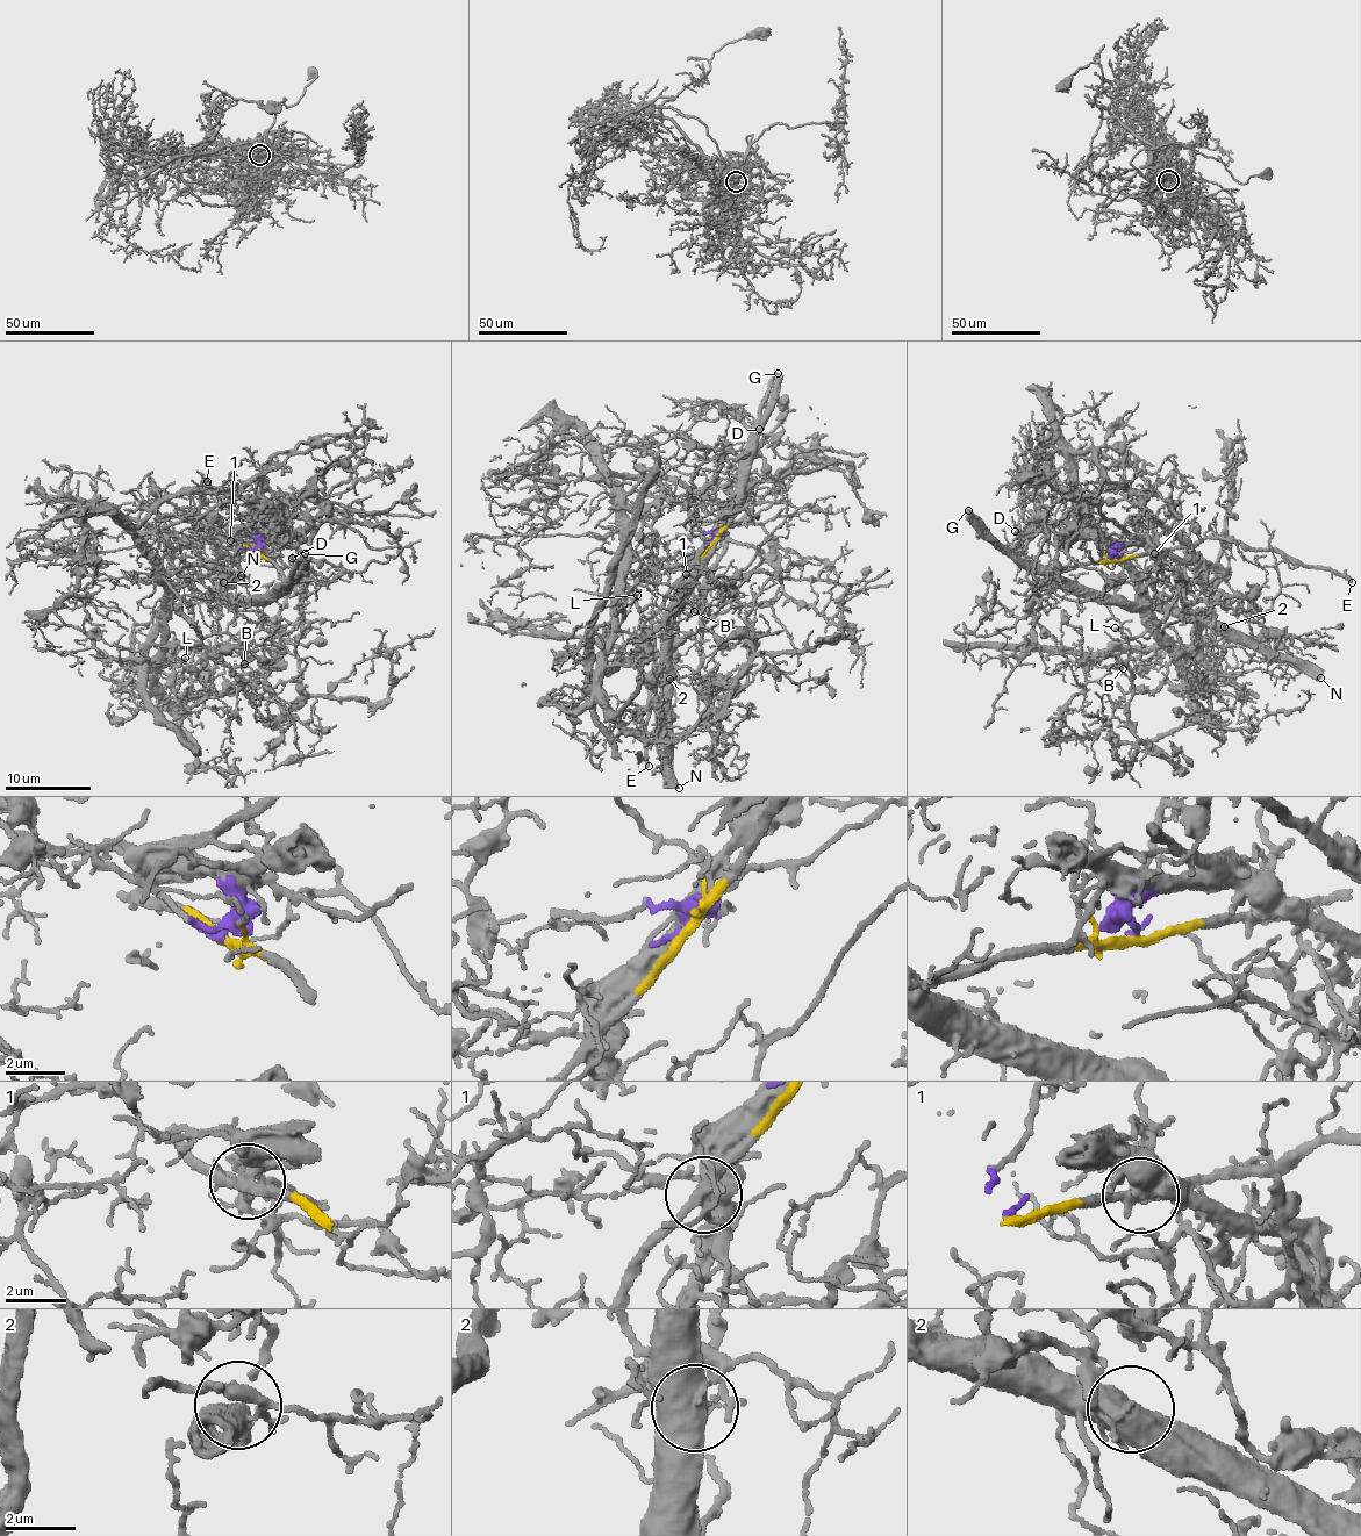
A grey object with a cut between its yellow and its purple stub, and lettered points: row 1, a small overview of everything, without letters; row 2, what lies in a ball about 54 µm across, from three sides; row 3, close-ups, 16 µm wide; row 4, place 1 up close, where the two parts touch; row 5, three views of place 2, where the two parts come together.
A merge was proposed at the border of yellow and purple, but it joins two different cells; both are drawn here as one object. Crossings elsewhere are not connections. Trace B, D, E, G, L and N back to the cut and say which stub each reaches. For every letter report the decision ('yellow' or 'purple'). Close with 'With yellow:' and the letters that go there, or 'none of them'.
B: purple
D: yellow
E: yellow
G: yellow
L: purple
N: yellow
With yellow: D, E, G, N

